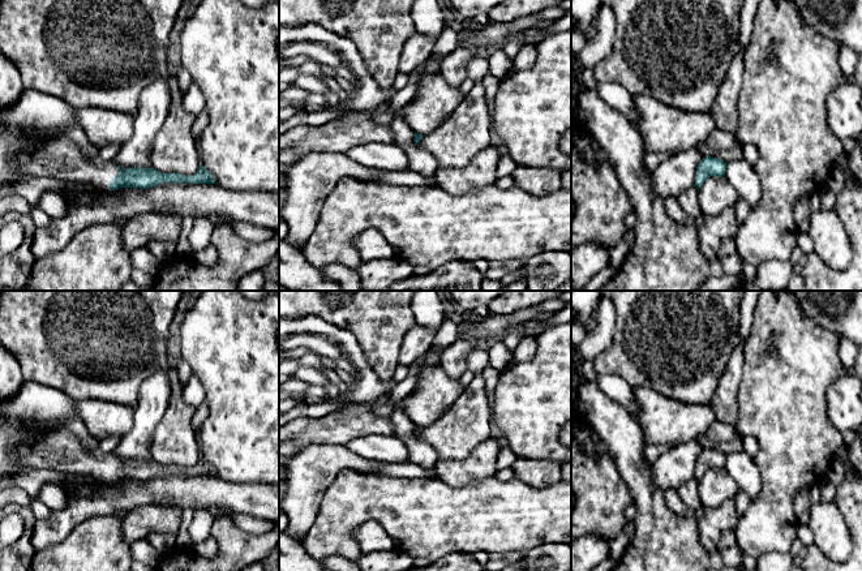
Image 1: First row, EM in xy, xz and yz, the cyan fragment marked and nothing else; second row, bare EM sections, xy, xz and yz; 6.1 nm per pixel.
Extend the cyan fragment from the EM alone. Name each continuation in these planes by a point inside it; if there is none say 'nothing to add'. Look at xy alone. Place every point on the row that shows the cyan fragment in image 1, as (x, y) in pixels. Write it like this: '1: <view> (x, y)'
1: xy (58, 157)

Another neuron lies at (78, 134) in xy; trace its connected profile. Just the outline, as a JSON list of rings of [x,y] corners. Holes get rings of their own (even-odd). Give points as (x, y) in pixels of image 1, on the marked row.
[[[74,124],[70,126],[70,133],[73,136],[73,139],[76,145],[89,156],[99,155],[99,147],[93,145],[85,132],[80,128],[78,124]]]

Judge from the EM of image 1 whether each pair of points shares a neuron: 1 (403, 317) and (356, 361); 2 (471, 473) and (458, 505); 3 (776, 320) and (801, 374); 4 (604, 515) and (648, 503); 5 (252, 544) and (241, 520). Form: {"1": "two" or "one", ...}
{"1": "two", "2": "two", "3": "one", "4": "two", "5": "two"}

